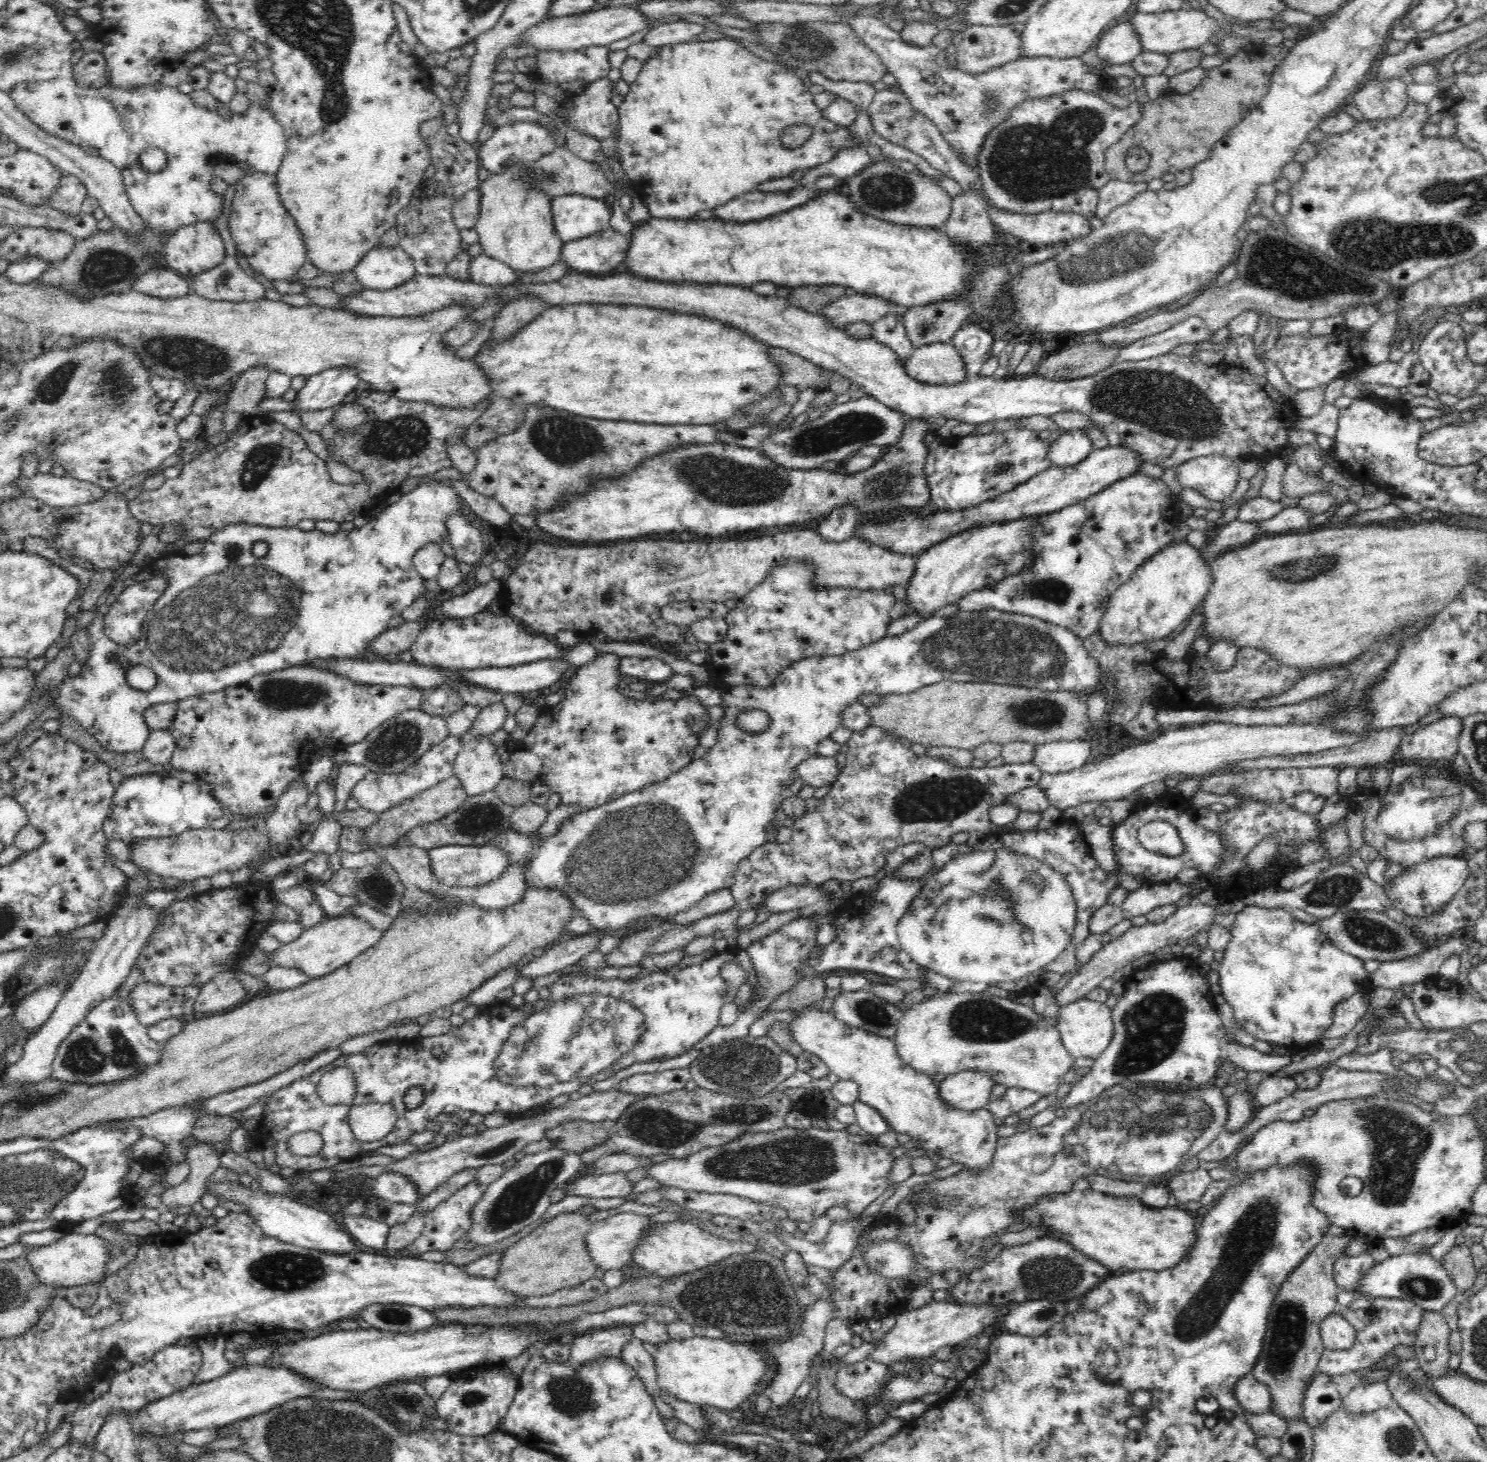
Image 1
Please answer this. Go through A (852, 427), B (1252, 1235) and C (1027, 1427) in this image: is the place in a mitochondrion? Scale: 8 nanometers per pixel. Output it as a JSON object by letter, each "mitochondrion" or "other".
{"A":"mitochondrion","B":"mitochondrion","C":"other"}

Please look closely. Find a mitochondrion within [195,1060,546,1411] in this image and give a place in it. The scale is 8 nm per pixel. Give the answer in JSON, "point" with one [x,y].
{"point":[283,1270]}

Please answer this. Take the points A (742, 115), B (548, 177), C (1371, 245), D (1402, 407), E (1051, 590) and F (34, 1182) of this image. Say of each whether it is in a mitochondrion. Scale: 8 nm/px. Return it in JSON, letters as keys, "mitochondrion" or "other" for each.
{"A":"other","B":"mitochondrion","C":"mitochondrion","D":"other","E":"mitochondrion","F":"mitochondrion"}

